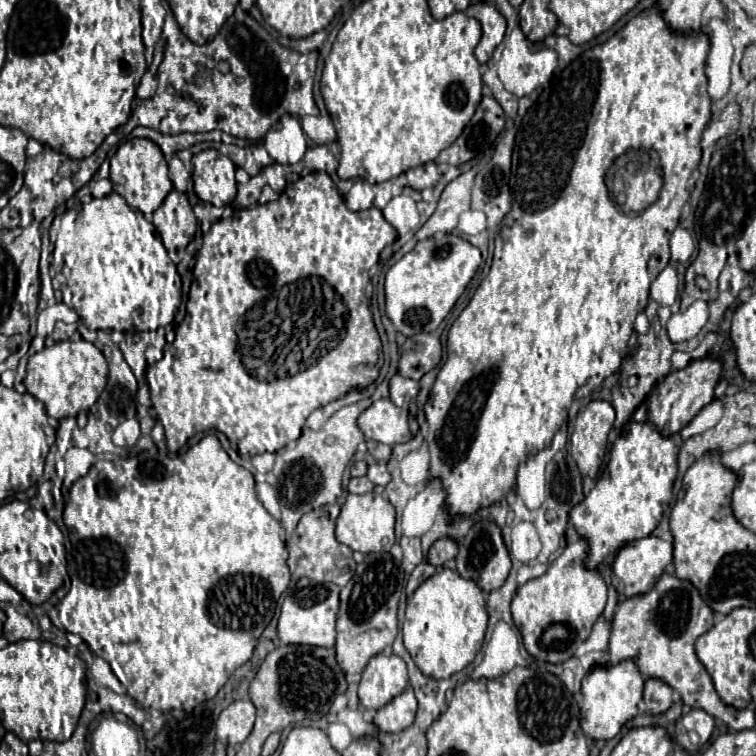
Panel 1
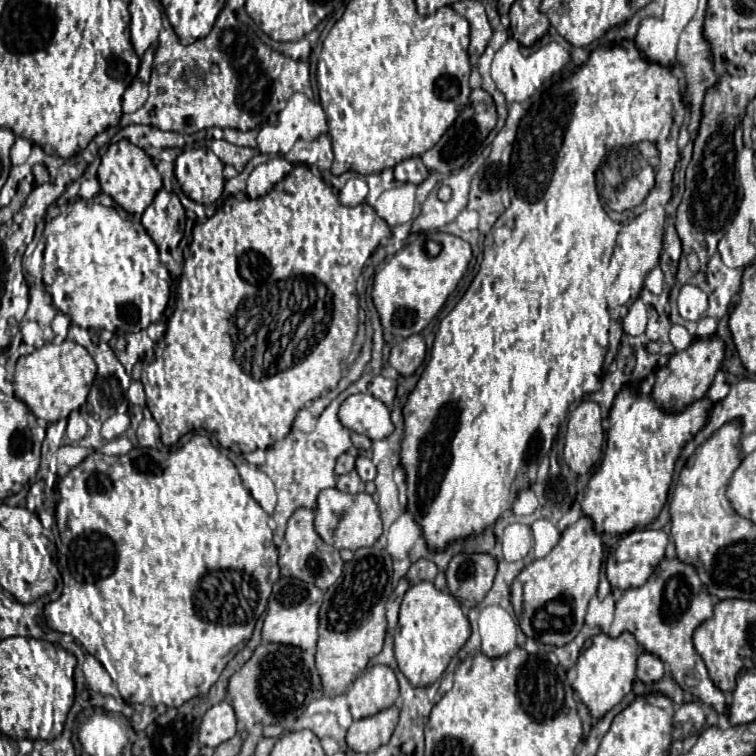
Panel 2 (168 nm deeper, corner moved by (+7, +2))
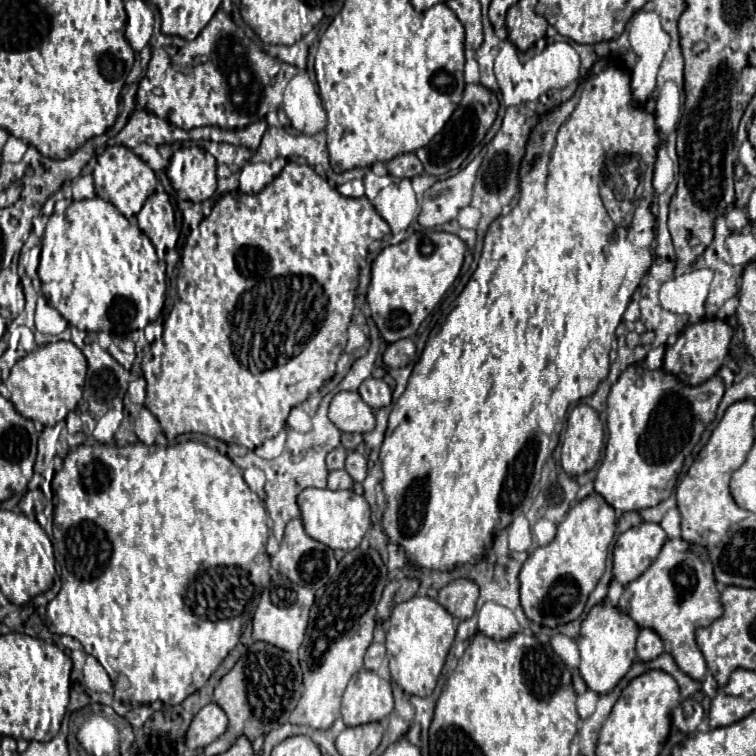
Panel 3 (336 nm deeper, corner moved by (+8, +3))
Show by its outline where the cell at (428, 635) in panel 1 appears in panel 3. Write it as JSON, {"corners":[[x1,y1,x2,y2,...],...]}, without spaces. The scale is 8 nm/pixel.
{"corners":[[414,596,404,604,396,604,392,616,386,622,386,656,390,660,392,678,406,694,432,694,454,636,456,624,452,614,430,596]]}

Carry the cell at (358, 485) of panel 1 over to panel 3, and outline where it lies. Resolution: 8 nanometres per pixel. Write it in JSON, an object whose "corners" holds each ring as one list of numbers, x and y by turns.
{"corners":[[332,470,328,476,328,488,330,490,352,490,354,480,348,476,346,470]]}

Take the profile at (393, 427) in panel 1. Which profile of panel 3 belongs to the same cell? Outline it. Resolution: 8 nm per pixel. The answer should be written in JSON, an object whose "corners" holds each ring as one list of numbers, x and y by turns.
{"corners":[[338,392,328,412,332,424,342,432,372,432,376,428,374,410,360,398,358,392]]}

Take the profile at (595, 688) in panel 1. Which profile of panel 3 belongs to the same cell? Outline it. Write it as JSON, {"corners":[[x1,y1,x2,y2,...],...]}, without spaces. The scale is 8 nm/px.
{"corners":[[602,602,590,610,588,618,582,622,582,630,576,642,580,648,578,670,586,686,592,688,592,692,600,696,604,692,612,692,612,688,616,688,616,684,626,676,632,662,636,660,634,646,638,632,640,628,636,626,636,622,630,616,620,614,614,606,608,606,608,602]]}

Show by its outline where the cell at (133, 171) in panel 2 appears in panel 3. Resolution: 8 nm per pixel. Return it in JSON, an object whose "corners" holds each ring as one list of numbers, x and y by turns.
{"corners":[[124,146,106,148,104,154,98,156,92,176,94,176,96,196,112,202,126,218,140,212,148,196,156,190,156,182,158,182,154,170,148,164,144,164,144,160,140,160,130,148,124,148]]}

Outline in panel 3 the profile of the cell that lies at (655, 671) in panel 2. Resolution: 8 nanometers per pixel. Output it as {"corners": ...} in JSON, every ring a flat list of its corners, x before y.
{"corners":[[640,630,638,640,636,640,636,656,640,662,652,662,654,658,658,658,660,654,664,654,664,642,660,640,660,636,654,630]]}

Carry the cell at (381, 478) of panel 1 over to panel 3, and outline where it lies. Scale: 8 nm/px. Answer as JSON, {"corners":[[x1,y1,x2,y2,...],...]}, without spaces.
{"corners":[[350,452,346,458,346,472,354,478,354,482,364,482,366,474,368,474,368,460,364,454,360,452]]}

